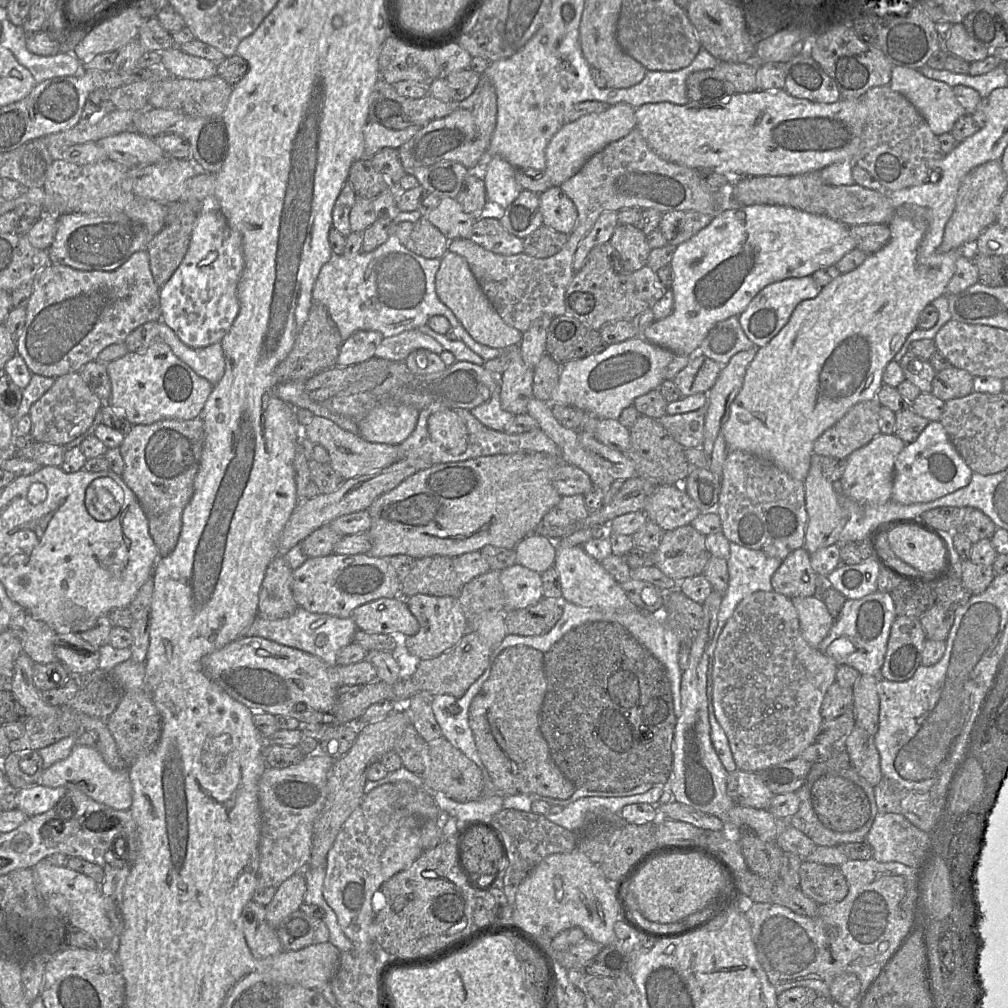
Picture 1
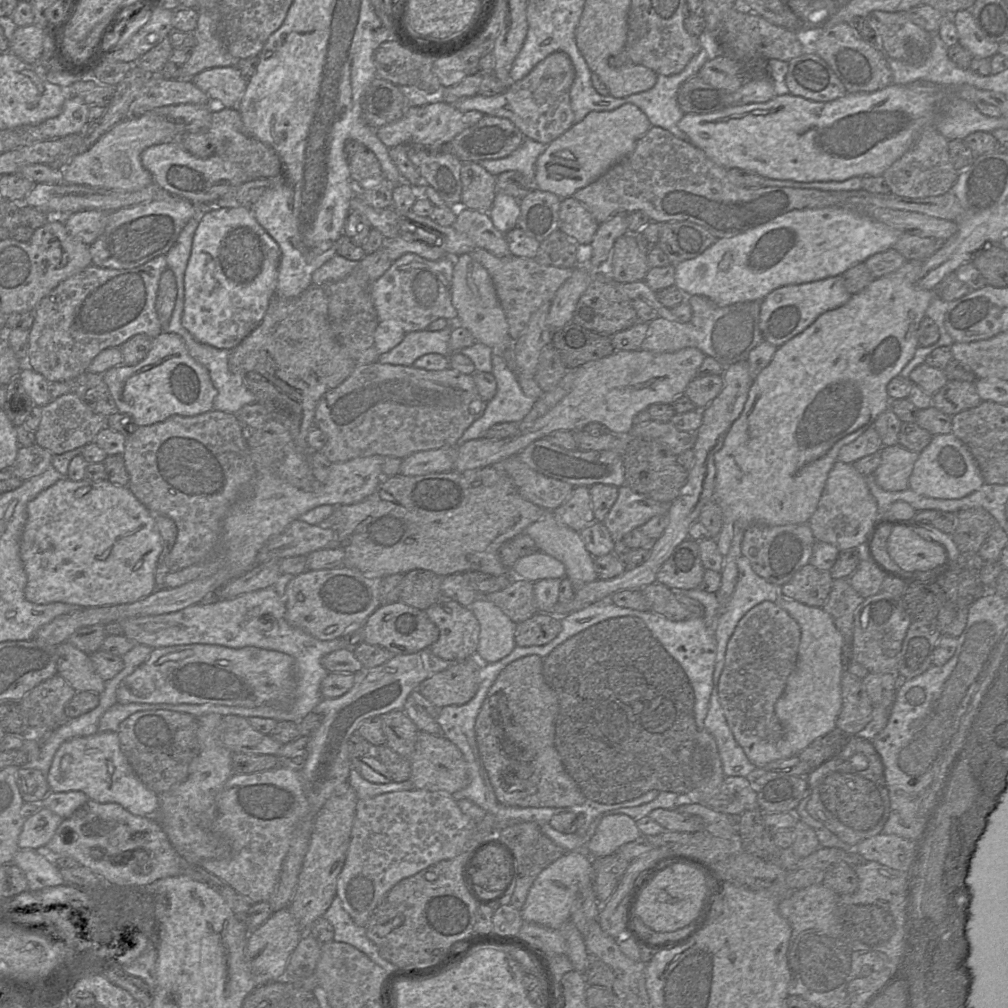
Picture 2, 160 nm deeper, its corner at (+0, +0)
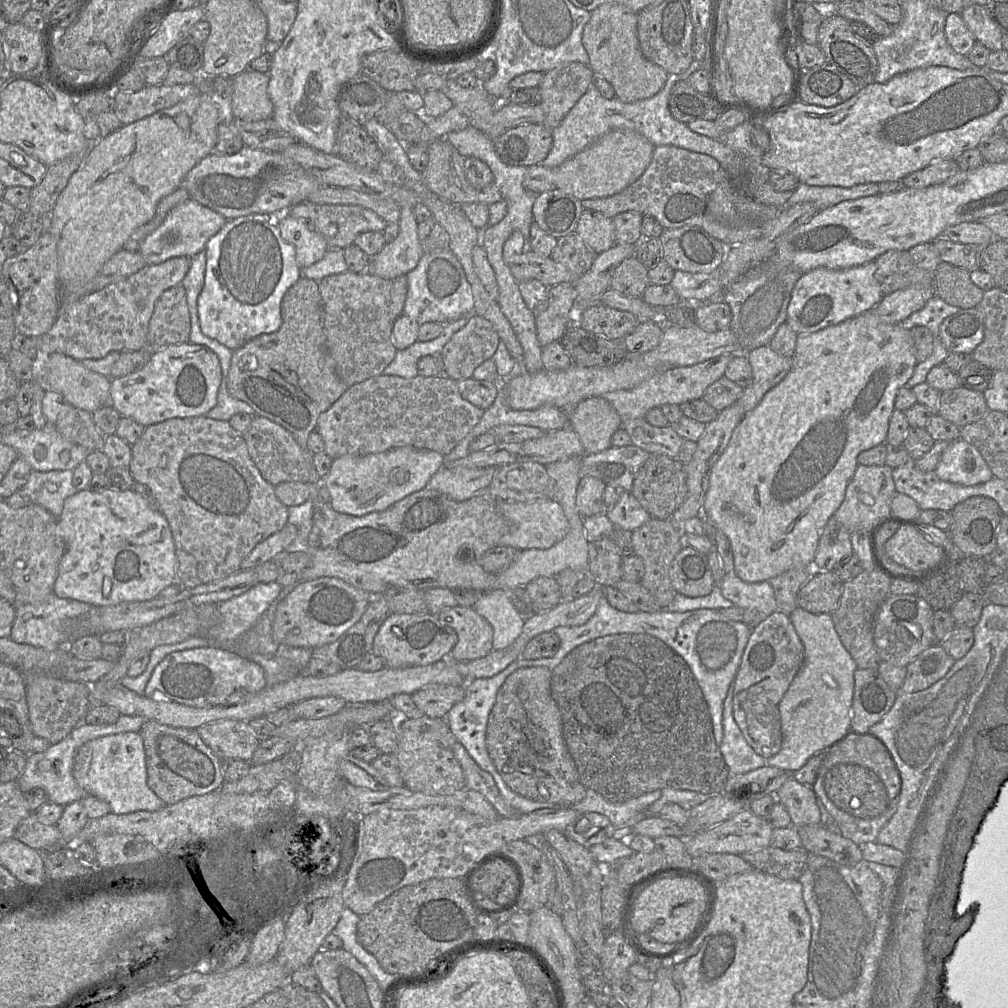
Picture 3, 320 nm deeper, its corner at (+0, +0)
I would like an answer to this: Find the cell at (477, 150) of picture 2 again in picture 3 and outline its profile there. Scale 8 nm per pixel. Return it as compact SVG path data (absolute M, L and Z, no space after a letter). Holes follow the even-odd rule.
M541 124L507 129L493 140L499 158L507 165L530 167L545 160L553 144L553 130Z

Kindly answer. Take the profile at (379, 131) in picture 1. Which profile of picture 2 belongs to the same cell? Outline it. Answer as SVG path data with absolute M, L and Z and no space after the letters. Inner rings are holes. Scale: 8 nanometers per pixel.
M436 100L424 106L411 107L399 120L377 128L376 134L379 140L388 148L414 144L431 151L441 151L443 145L450 142L466 128L476 124L483 115L480 111L463 112L451 103Z

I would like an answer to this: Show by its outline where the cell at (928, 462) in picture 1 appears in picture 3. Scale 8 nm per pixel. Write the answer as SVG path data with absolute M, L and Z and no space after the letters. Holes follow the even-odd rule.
M962 438L949 441L934 473L943 481L973 486L989 481L992 471L981 453Z

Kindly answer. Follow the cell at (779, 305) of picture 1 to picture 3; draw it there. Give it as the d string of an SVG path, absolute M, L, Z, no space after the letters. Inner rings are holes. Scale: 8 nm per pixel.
M872 261L840 270L819 267L802 274L792 290L785 322L797 335L809 334L872 309L884 297L875 278L875 270L876 265Z

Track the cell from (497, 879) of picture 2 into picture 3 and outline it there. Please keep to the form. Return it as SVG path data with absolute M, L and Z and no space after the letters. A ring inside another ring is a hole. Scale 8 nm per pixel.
M494 859L474 872L471 887L481 908L493 913L514 905L519 880L508 863Z

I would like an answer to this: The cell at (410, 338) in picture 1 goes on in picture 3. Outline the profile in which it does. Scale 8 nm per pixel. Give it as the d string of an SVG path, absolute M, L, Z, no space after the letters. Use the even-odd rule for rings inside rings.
M468 317L443 325L444 329L437 338L421 342L417 340L414 344L404 350L397 350L392 362L384 369L384 375L393 375L403 378L414 378L418 375L418 361L425 356L440 354L443 347L451 337L464 327Z

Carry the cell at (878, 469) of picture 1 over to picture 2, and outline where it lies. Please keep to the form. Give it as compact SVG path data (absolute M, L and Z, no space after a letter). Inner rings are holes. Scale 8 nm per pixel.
M897 444L883 447L880 454L881 463L872 474L877 485L886 491L909 488L909 477L919 453Z

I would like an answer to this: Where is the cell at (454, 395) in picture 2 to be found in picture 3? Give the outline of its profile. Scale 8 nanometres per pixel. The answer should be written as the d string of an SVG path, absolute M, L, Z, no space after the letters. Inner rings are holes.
M378 375L348 387L333 405L321 413L316 431L324 442L324 452L332 459L345 455L368 455L411 446L447 455L479 423L484 410L465 400L457 382L445 375L403 378Z

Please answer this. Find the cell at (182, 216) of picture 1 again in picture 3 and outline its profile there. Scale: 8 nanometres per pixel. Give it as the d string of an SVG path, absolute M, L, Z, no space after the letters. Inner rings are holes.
M179 284L166 289L156 301L149 321L146 345L141 351L151 355L169 345L189 342L190 332L191 322L186 291L182 284Z

